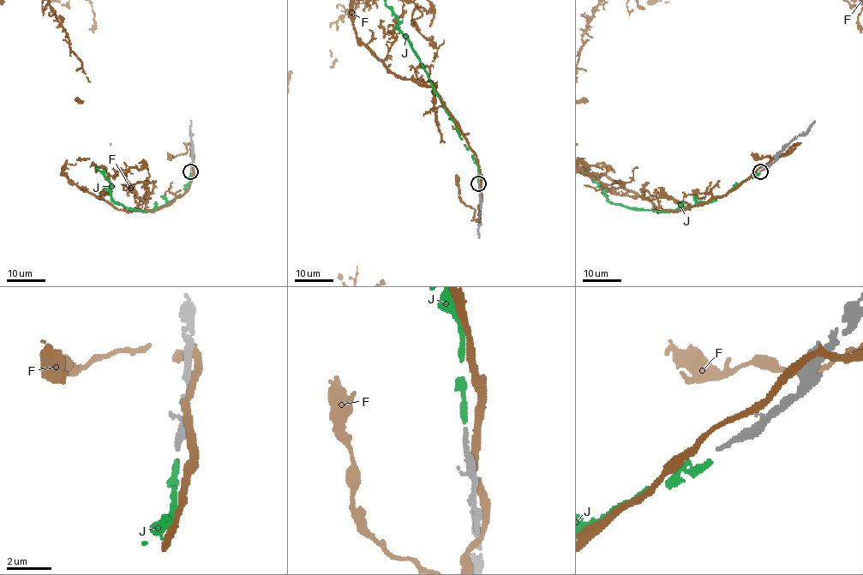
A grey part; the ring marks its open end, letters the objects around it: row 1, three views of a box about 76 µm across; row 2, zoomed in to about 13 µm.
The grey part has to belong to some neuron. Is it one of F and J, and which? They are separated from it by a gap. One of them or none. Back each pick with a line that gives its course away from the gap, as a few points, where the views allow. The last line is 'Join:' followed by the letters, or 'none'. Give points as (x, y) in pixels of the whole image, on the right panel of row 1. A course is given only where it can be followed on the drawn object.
J: course (758, 172), (710, 201), (667, 211), (631, 209), (612, 203), (605, 192), (578, 168)
Join: J

